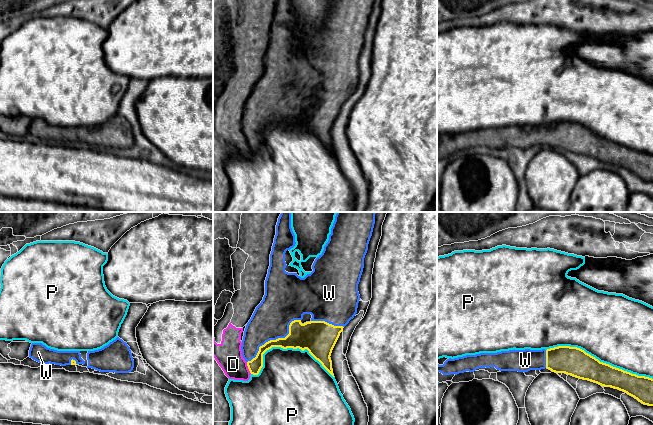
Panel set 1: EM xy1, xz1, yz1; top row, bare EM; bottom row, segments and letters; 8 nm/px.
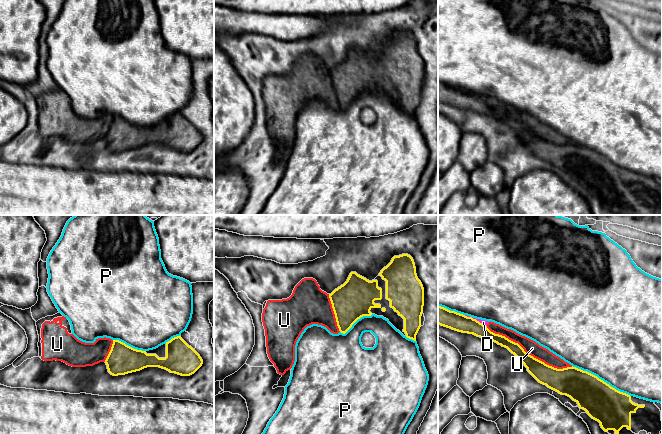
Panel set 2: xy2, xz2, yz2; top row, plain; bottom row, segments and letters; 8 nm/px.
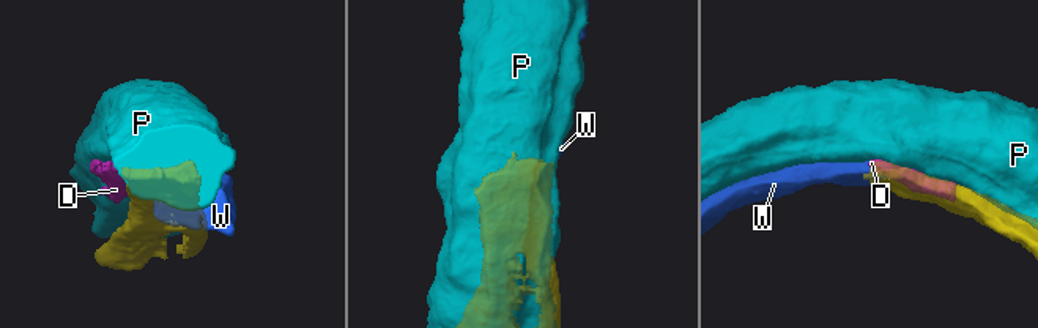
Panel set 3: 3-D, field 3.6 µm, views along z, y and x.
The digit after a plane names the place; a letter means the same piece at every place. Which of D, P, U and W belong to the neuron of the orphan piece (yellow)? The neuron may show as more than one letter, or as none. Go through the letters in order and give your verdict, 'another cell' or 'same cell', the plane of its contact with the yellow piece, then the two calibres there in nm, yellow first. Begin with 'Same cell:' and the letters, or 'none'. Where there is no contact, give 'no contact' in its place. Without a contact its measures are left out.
Same cell: W
D: another cell; contact in xz1; calibres 110 and 220 nm
P: another cell; contact in yz1; calibres 220 and 500 nm
U: another cell; contact in yz2; calibres 160 and 120 nm
W: same cell; contact in xz1; calibres 200 and 300 nm

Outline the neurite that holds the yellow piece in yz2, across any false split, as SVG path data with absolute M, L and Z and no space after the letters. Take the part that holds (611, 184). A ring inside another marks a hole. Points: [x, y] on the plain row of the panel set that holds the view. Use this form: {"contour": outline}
{"contour": "M438 82L438 100L452 106L473 110L480 114L486 114L507 124L514 130L527 144L527 147L541 160L566 171L575 177L580 185L583 185L594 196L600 199L601 204L618 215L662 215L660 207L662 206L661 187L654 178L630 172L620 168L609 160L599 155L597 152L578 145L576 143L567 143L557 145L545 140L544 138L527 130L524 125L505 112L491 108L487 102L463 90L450 87L444 83Z"}

